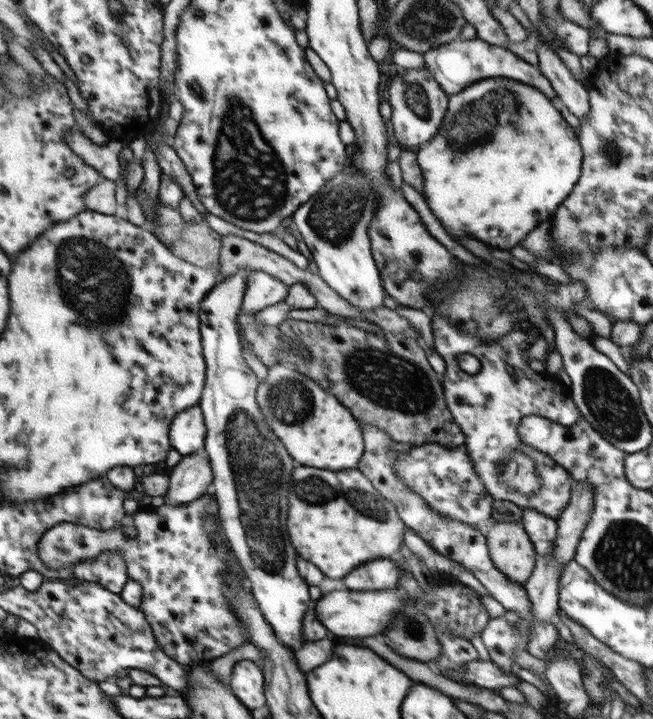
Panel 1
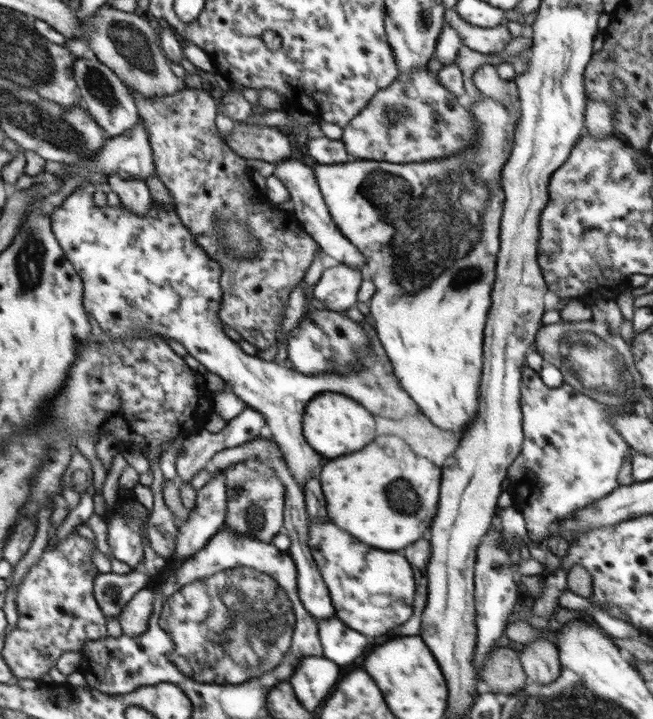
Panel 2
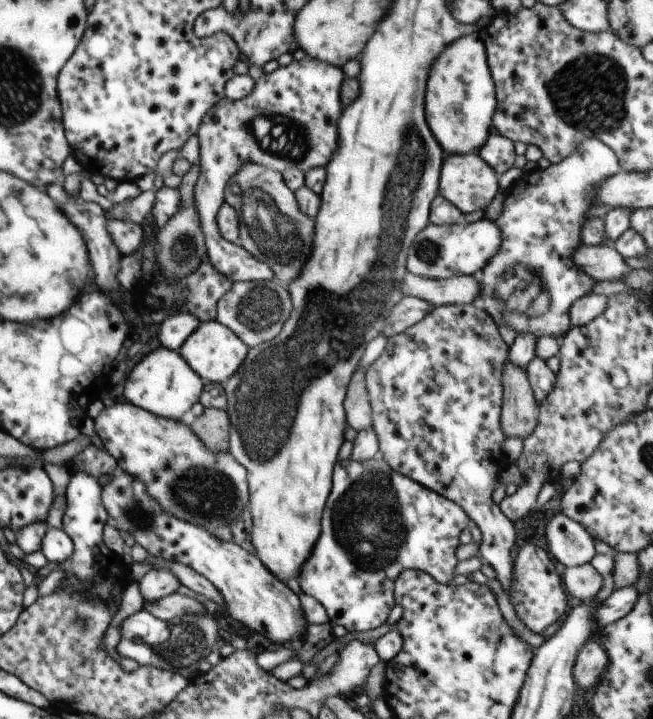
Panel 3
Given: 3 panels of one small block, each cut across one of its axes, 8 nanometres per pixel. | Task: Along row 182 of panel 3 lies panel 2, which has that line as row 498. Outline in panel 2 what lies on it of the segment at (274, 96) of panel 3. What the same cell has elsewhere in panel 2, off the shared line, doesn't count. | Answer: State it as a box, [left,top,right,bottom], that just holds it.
[119,467,228,638]

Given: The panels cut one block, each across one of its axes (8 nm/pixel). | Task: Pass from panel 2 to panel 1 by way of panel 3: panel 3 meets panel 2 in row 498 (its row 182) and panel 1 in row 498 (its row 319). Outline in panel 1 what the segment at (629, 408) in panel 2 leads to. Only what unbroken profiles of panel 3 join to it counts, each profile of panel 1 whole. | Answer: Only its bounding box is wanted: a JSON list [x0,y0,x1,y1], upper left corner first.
[431,316,583,519]

